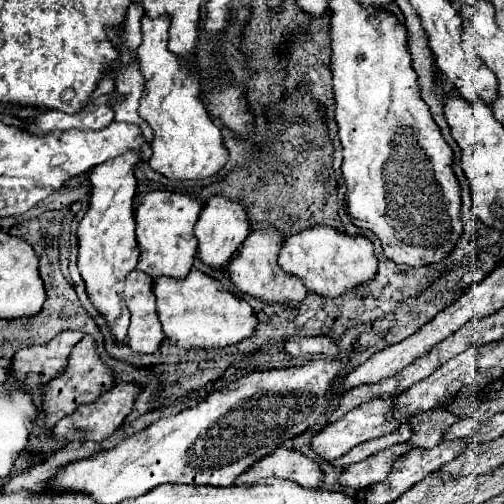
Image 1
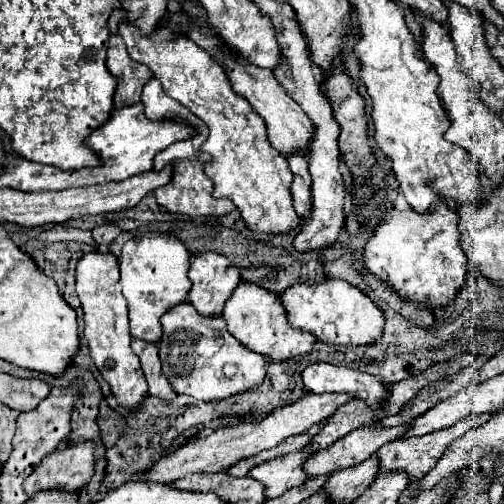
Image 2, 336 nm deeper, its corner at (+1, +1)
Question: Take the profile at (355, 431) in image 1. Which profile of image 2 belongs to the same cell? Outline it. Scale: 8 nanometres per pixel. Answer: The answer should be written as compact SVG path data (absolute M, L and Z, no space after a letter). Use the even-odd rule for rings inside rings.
M301 449L295 453L275 457L259 467L253 467L249 471L249 477L261 481L267 487L267 497L279 497L287 489L299 487L307 481L307 475L303 473L303 465L311 455L313 453L309 449Z

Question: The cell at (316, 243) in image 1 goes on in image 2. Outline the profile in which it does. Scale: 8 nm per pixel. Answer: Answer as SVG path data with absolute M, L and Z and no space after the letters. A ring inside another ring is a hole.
M325 279L323 283L299 283L289 287L281 301L287 309L289 323L297 329L313 333L329 345L365 345L381 337L385 315L383 311L359 289L343 279Z

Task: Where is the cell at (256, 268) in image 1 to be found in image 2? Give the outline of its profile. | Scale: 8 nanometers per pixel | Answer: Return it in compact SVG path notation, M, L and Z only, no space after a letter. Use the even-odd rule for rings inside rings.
M241 281L235 287L235 291L231 293L231 297L227 299L223 317L227 321L231 335L235 339L239 339L247 349L267 355L277 361L283 361L283 359L289 359L289 357L295 357L301 353L309 353L315 343L315 335L289 325L287 311L281 303L281 299L257 283Z

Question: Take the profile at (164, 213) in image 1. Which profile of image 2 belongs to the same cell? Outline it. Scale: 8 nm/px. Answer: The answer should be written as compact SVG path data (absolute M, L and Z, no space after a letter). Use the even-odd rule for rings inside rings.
M147 233L145 239L131 239L123 245L121 251L121 285L123 295L129 305L129 321L131 321L131 335L141 337L145 341L159 341L161 335L161 315L183 303L191 289L191 281L187 277L189 271L189 251L173 235L157 235Z

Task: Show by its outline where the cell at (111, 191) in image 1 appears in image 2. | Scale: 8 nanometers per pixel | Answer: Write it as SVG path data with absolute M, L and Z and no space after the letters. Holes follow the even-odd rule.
M89 251L77 261L77 295L83 307L85 321L85 339L91 351L91 357L101 371L103 379L111 385L113 395L119 399L123 407L139 407L143 397L147 395L147 381L139 365L139 357L131 349L129 335L129 319L127 319L127 303L121 295L119 287L119 261L113 253Z

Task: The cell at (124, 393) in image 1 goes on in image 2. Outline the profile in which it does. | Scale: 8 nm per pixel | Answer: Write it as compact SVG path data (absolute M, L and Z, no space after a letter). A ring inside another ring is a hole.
M81 441L75 445L67 445L63 449L55 449L49 455L45 455L41 465L27 477L23 487L25 487L27 497L31 497L35 491L51 489L57 485L65 487L67 491L79 491L81 487L85 487L89 483L93 473L95 473L95 443L93 441Z

